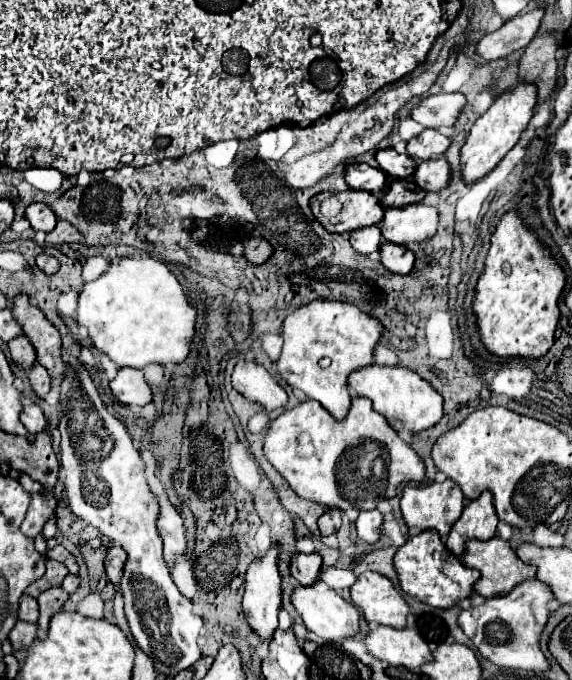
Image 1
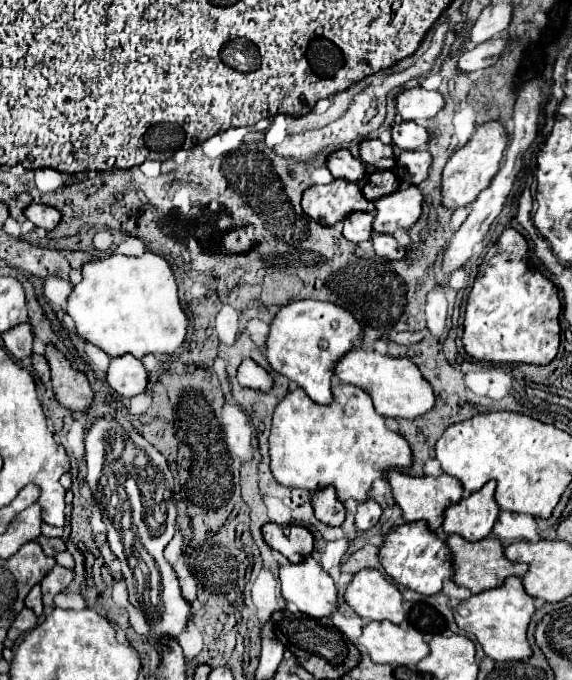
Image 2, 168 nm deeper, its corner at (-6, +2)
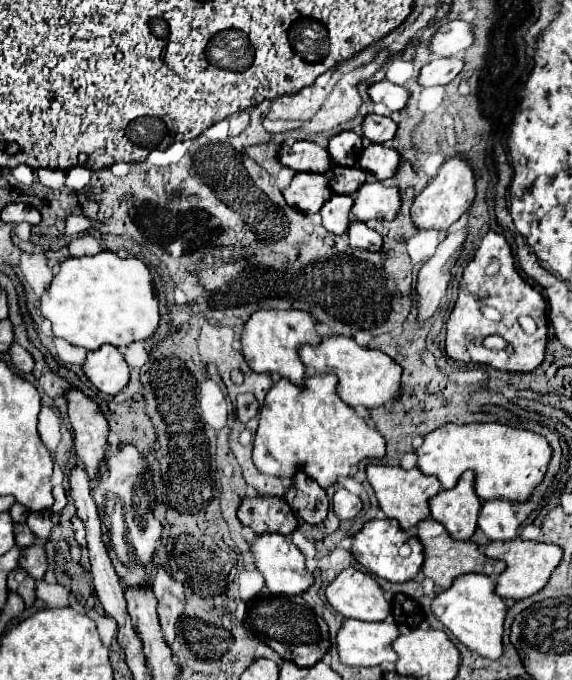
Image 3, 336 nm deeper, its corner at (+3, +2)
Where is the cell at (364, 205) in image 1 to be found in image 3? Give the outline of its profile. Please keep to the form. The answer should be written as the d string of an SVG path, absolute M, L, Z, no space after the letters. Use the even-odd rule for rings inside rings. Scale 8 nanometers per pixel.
M295 173L291 185L283 189L285 201L303 211L303 213L317 213L321 205L329 199L329 183L327 175L319 173Z

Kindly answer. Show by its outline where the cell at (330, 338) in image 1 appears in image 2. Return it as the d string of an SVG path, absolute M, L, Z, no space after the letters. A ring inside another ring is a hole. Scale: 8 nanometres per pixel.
M294 301L276 313L270 325L266 357L276 373L302 387L312 401L328 405L332 399L334 367L338 359L354 349L354 339L360 335L362 325L354 319L354 315L350 315L350 311L326 301Z

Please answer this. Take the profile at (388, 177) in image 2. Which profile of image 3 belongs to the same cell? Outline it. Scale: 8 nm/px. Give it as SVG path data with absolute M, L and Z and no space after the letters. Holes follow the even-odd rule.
M333 167L329 177L329 187L335 193L351 195L365 183L365 173L359 167Z

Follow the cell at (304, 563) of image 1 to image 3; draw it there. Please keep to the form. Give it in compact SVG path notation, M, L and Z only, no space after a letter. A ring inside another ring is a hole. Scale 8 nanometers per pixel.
M273 495L243 497L237 509L237 517L243 525L249 525L255 533L281 533L289 535L297 529L297 519L293 509L283 499L273 499Z

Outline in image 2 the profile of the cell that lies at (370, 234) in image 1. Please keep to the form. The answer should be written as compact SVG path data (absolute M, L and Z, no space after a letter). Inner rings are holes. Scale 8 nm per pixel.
M352 213L348 219L344 219L344 237L352 243L362 243L372 239L372 223L374 213Z

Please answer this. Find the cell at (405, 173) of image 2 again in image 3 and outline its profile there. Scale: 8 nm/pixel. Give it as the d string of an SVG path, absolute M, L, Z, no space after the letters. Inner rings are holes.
M365 143L365 151L361 151L361 159L357 159L357 167L361 167L365 173L369 171L377 181L383 181L393 177L399 161L401 157L393 147Z

